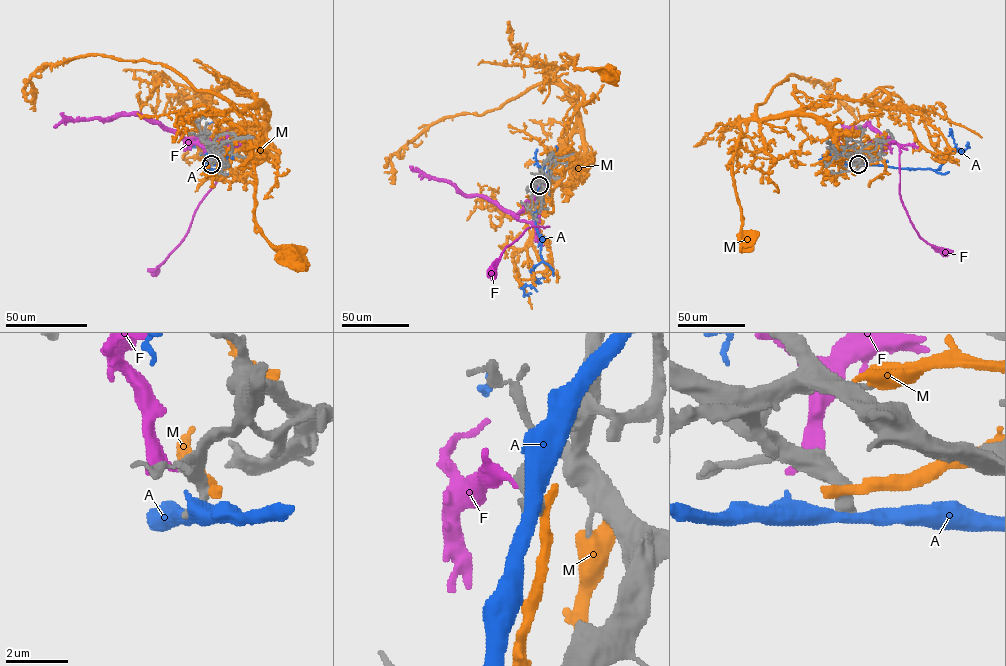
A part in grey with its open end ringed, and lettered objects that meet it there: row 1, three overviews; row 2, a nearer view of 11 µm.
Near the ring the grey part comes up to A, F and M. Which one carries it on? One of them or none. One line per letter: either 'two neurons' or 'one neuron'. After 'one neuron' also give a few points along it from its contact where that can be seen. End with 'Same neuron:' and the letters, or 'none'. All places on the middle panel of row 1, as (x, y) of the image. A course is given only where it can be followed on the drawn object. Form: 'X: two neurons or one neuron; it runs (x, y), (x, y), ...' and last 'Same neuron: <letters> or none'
A: two neurons
F: two neurons
M: two neurons
Same neuron: none

